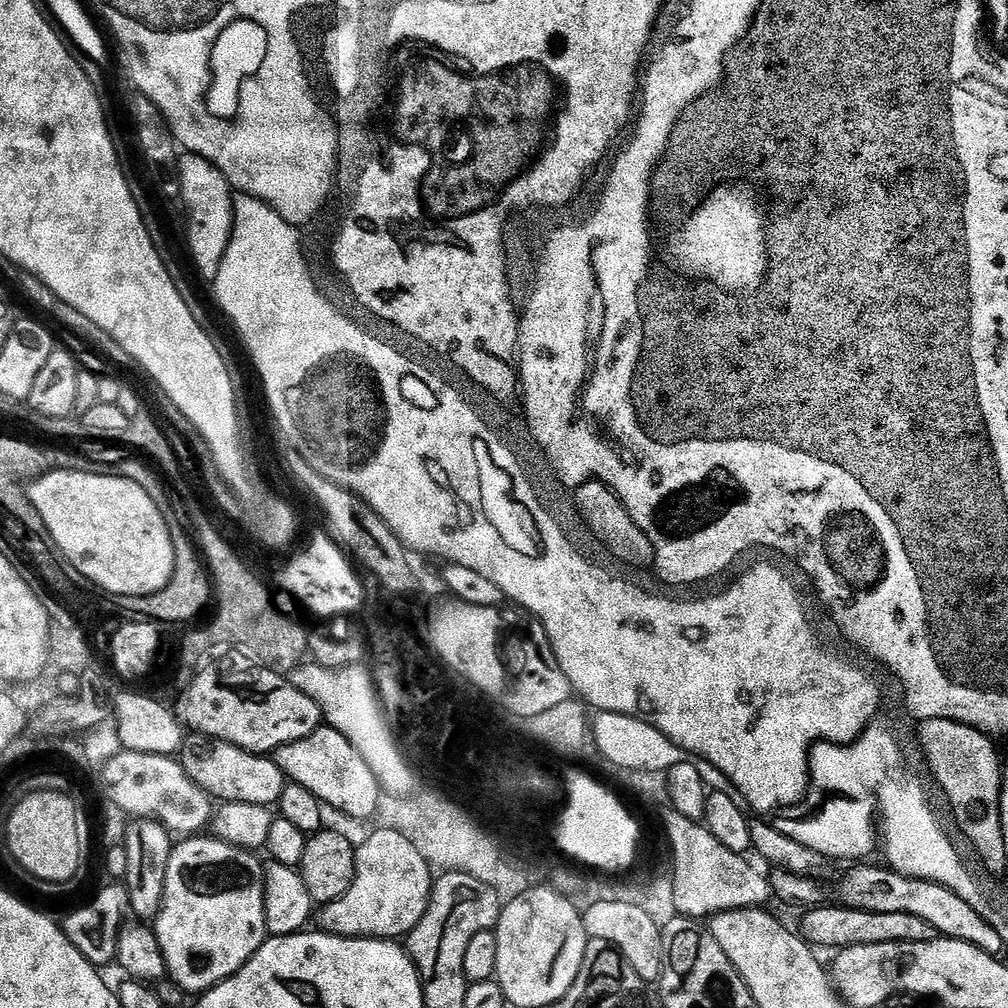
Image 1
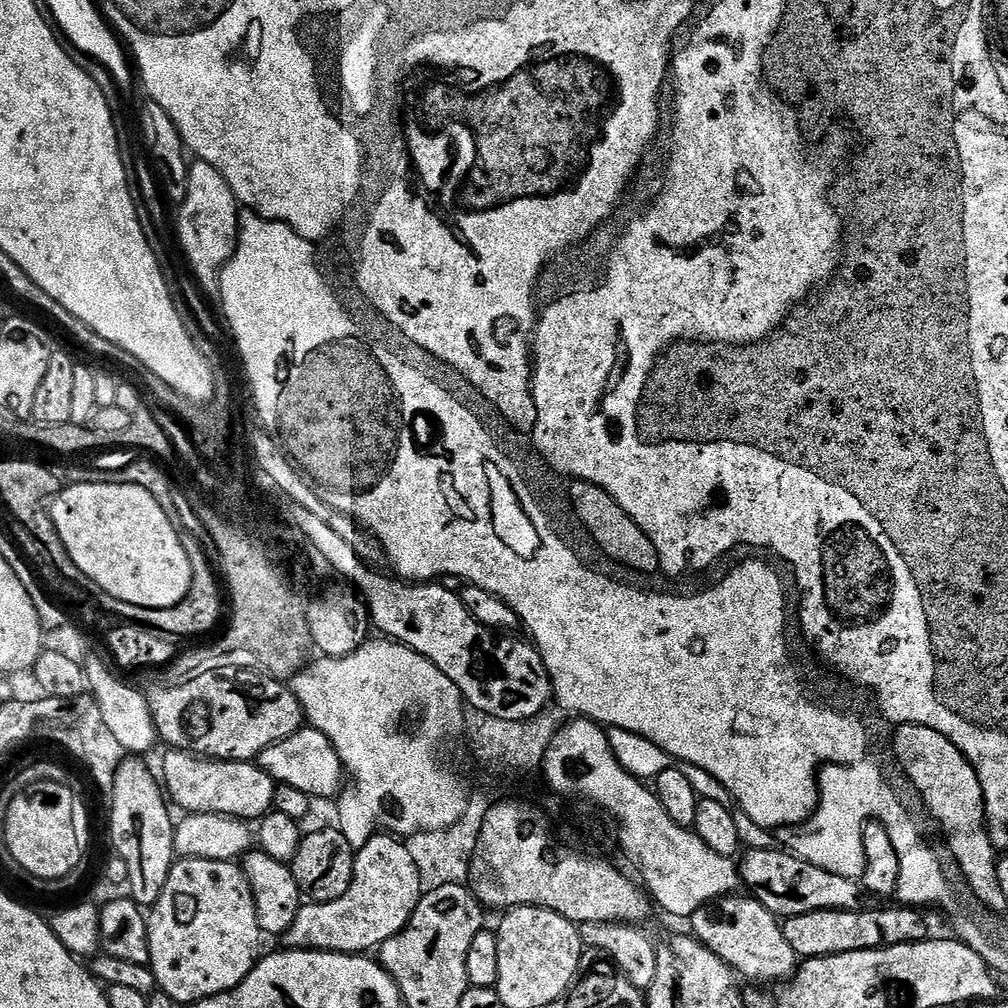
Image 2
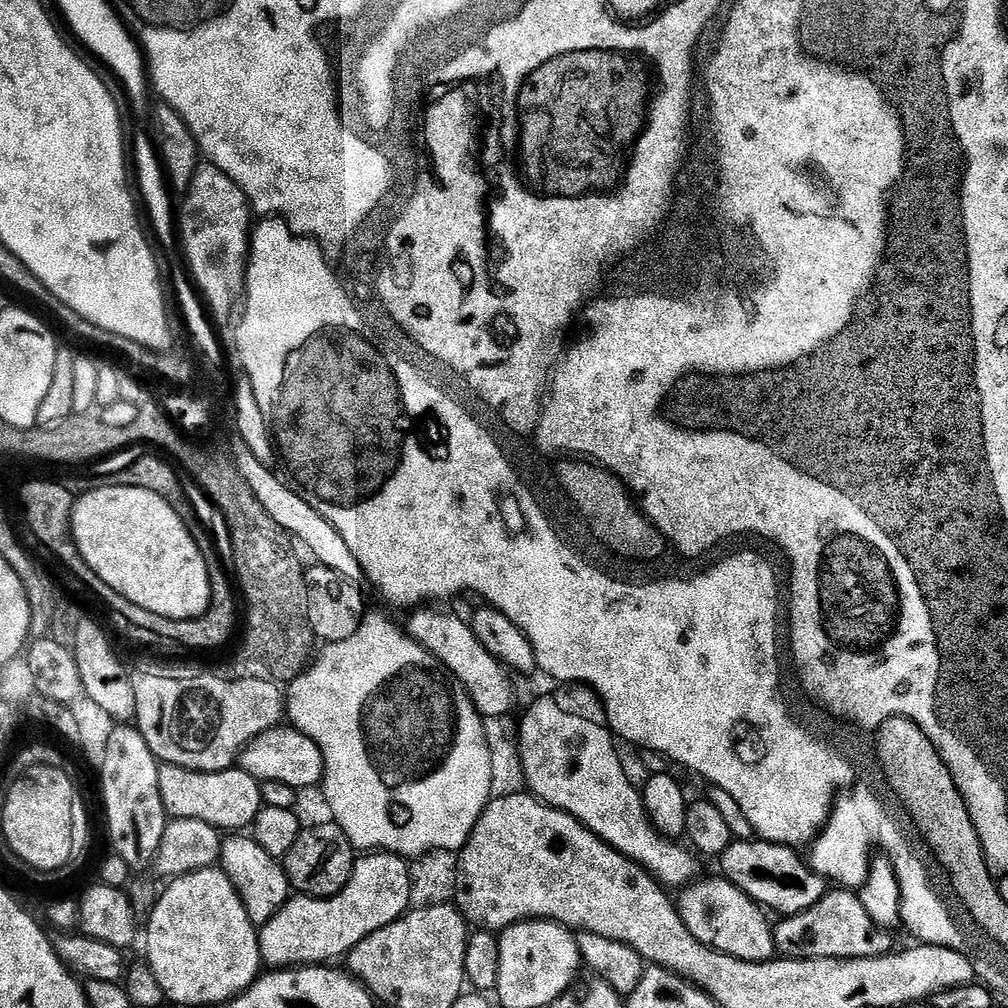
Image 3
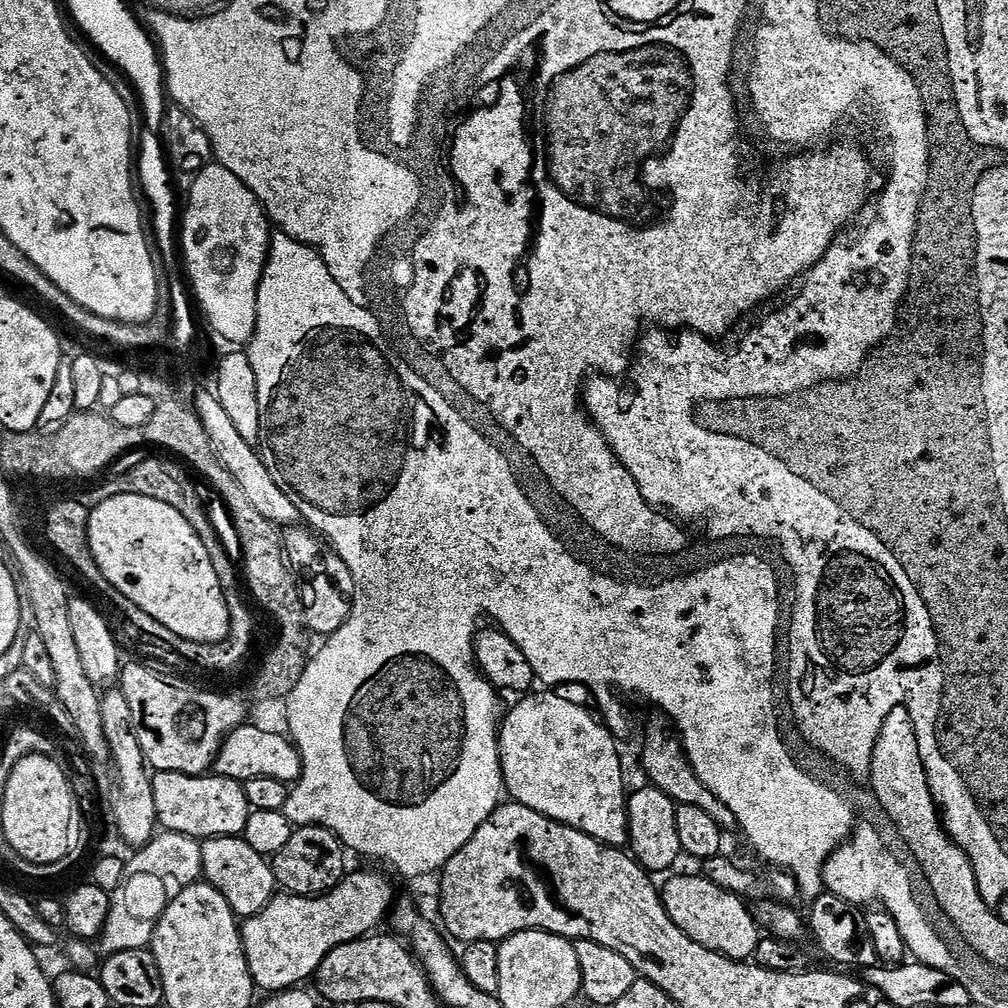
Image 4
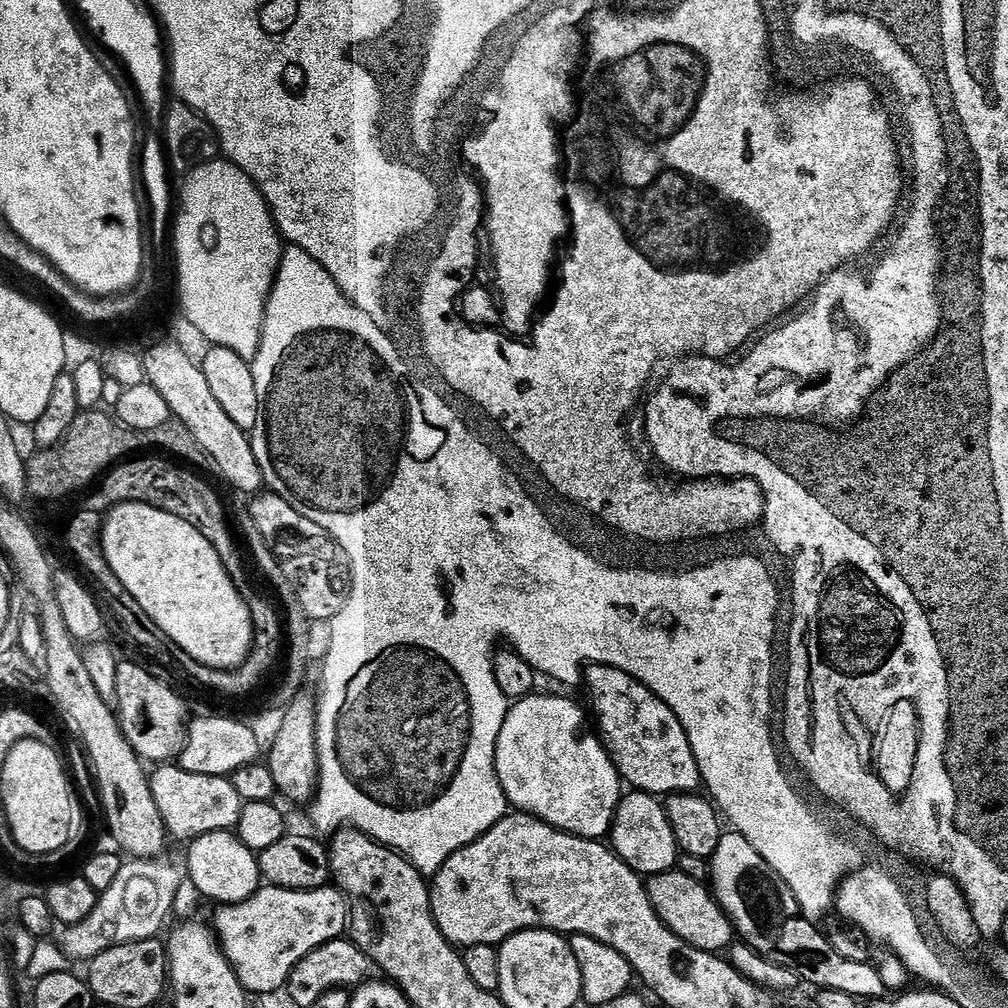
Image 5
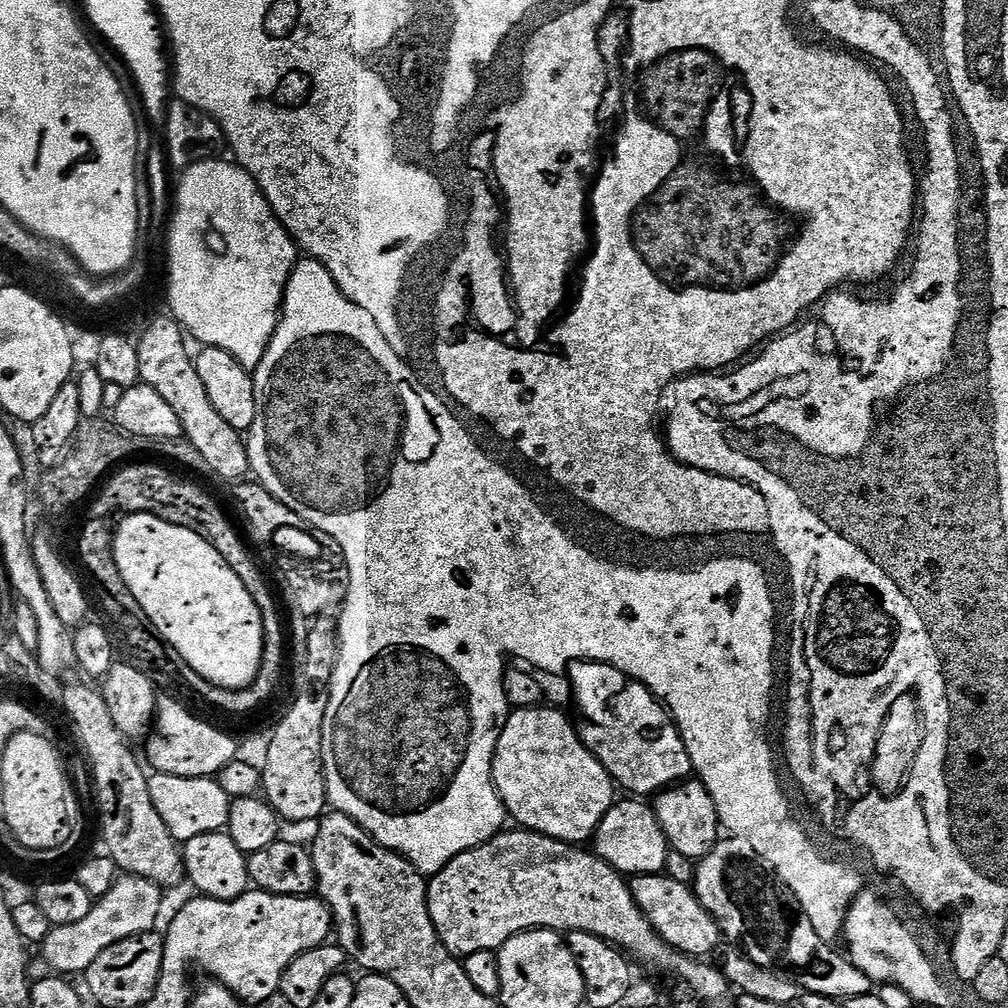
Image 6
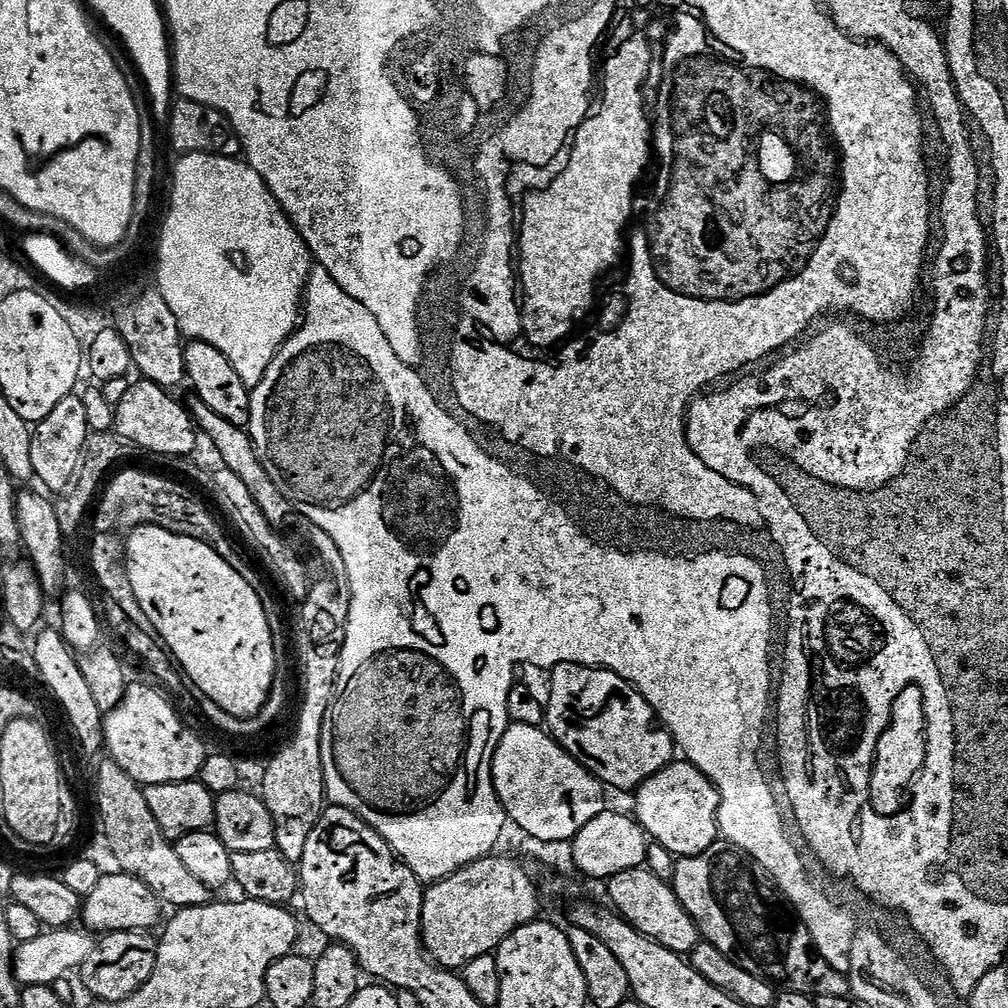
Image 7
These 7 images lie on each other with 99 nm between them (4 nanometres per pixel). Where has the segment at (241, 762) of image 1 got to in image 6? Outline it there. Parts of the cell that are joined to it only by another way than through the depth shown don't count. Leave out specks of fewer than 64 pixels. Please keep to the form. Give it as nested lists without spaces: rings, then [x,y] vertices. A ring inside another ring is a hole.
[[[158,772],[148,776],[148,789],[154,810],[158,810],[166,830],[170,830],[177,842],[198,838],[198,834],[222,832],[228,827],[233,799],[222,790],[216,778],[182,778]]]

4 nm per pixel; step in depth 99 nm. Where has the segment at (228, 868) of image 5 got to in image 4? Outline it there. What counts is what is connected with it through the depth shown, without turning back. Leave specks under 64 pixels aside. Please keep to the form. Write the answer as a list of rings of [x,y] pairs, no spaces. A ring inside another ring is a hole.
[[[216,836],[200,845],[202,850],[203,879],[230,902],[237,917],[247,918],[261,912],[272,897],[277,895],[278,885],[272,872],[272,865],[254,846],[250,846],[239,836]]]

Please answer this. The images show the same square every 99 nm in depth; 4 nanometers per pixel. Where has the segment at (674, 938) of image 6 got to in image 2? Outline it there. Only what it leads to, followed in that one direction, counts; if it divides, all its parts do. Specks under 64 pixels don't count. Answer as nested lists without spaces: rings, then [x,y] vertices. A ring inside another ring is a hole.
[[[740,895],[721,896],[718,900],[703,904],[690,917],[691,935],[702,941],[715,956],[722,958],[722,962],[729,964],[741,977],[787,981],[797,971],[798,957],[794,950],[790,950],[790,942],[786,942],[781,921],[751,895]]]

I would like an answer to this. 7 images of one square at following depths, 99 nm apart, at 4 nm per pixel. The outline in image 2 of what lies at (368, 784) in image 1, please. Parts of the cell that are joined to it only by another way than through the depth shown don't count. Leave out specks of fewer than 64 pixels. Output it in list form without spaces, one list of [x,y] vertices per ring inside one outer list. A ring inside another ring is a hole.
[[[302,726],[290,734],[290,738],[282,738],[266,746],[266,750],[260,752],[258,763],[277,785],[289,784],[311,798],[335,797],[346,784],[344,763],[338,758],[330,738],[311,726]]]

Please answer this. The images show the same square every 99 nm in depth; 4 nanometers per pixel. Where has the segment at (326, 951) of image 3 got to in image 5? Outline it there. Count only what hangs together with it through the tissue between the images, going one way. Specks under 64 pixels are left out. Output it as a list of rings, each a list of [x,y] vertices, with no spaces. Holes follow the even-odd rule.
[[[262,886],[246,902],[225,904],[215,910],[217,912],[214,928],[224,953],[236,971],[236,976],[242,982],[245,992],[257,992],[260,996],[268,996],[279,988],[281,991],[287,985],[294,966],[298,966],[298,962],[302,962],[306,954],[318,950],[318,946],[326,942],[341,939],[350,928],[350,900],[336,886],[315,888],[309,892]]]

